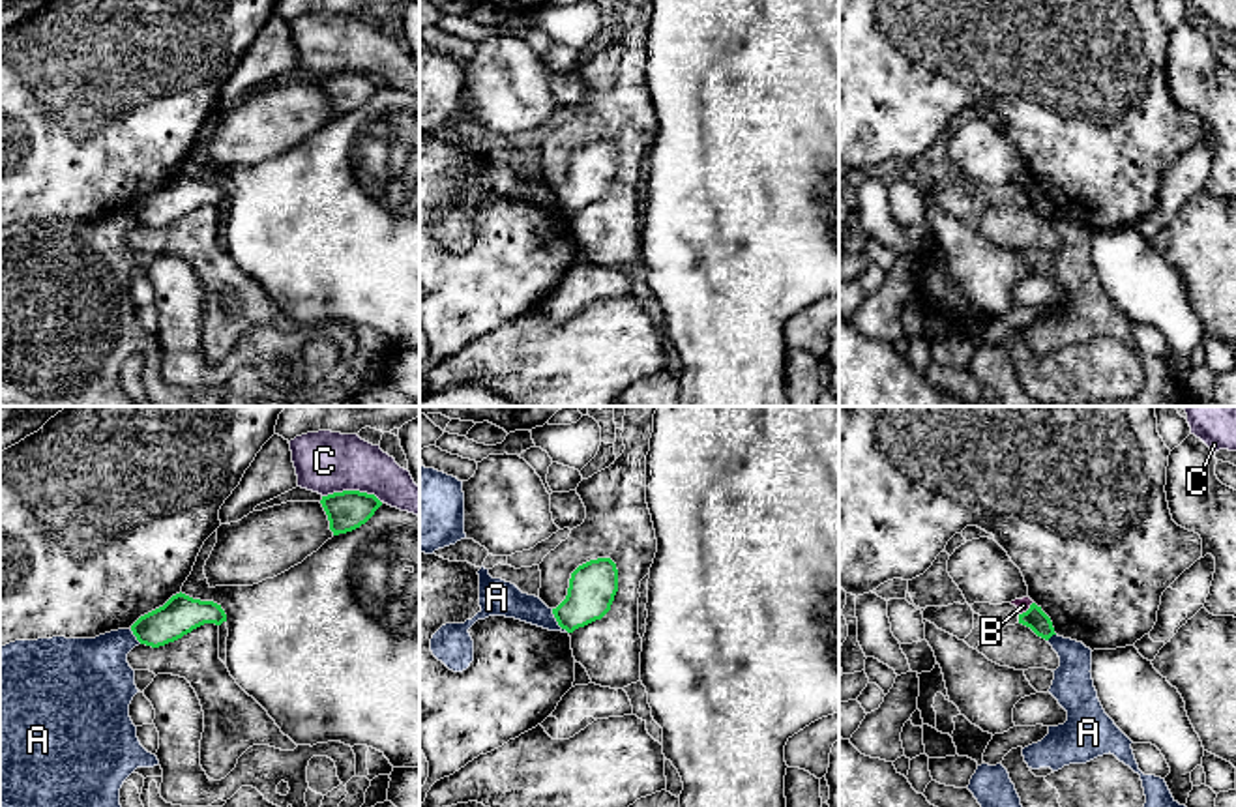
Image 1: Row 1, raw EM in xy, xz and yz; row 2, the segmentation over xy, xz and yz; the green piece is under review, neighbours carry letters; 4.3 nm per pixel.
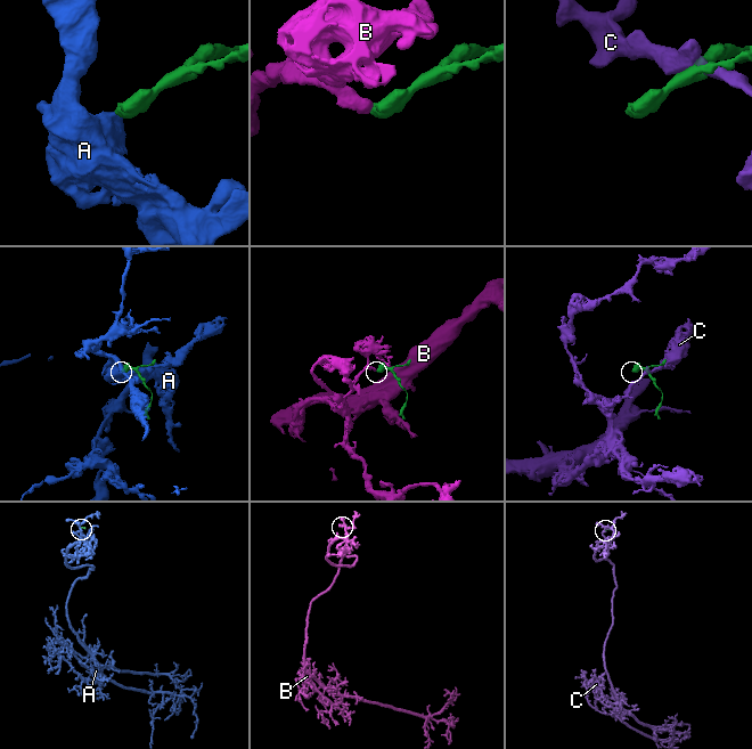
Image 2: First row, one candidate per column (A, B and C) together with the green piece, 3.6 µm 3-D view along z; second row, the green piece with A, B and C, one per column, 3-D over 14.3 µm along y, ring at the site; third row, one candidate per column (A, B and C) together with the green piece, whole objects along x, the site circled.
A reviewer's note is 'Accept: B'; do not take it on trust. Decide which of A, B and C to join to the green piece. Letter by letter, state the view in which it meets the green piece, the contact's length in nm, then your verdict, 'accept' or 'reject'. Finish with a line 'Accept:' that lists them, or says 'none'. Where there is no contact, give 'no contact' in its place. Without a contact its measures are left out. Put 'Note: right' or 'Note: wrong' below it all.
A: xz | 130 nm | reject
B: yz | 90 nm | reject
C: xy | 260 nm | reject
Accept: none
Note: wrong

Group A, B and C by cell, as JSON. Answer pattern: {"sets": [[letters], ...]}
{"sets": [["A"], ["B"], ["C"]]}

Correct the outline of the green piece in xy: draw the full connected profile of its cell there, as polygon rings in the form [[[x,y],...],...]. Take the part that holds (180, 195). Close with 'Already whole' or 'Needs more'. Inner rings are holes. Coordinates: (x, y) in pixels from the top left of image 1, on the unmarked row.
[[[185,174],[172,176],[163,187],[140,197],[131,212],[140,225],[159,228],[182,219],[204,204],[221,206],[227,195],[213,182],[193,180]]]. Already whole

